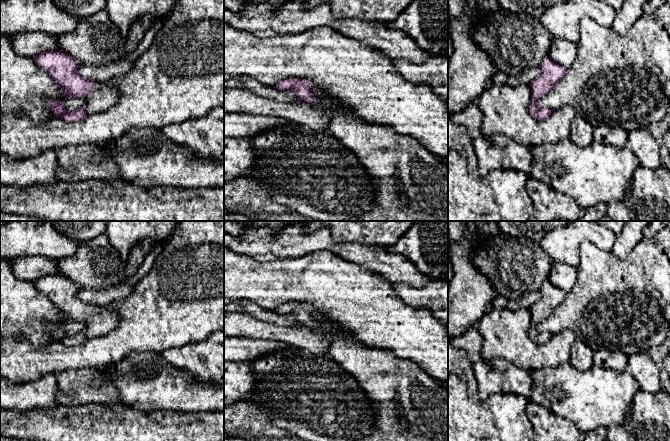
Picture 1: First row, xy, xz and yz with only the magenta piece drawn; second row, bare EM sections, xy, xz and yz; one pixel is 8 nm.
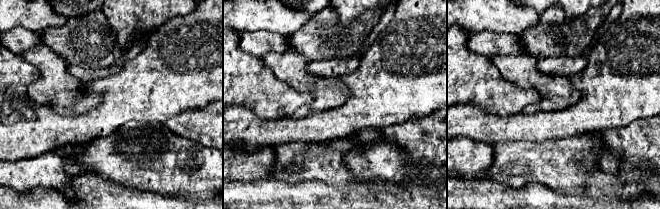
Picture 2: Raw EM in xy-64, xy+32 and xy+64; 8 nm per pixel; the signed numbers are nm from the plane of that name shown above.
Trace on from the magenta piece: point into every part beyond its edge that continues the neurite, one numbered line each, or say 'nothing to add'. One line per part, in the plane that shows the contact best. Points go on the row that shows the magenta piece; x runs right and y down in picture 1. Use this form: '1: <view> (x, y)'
1: xy (103, 95)

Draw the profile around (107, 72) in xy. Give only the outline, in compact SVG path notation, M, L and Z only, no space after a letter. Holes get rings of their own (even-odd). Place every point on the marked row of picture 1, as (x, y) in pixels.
M125 58L101 66L82 65L77 73L90 81L107 82L128 73L133 67L133 62L130 58Z

